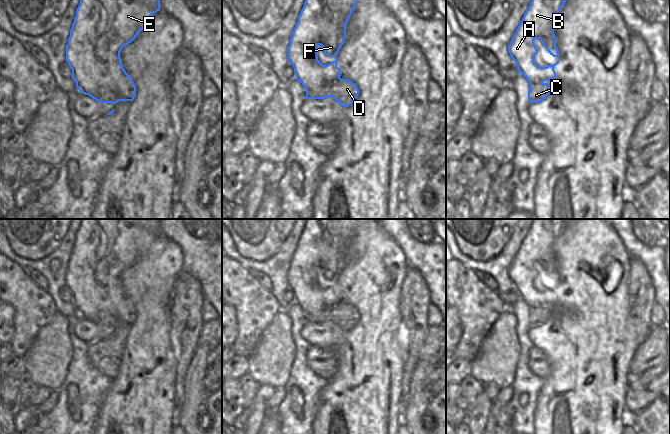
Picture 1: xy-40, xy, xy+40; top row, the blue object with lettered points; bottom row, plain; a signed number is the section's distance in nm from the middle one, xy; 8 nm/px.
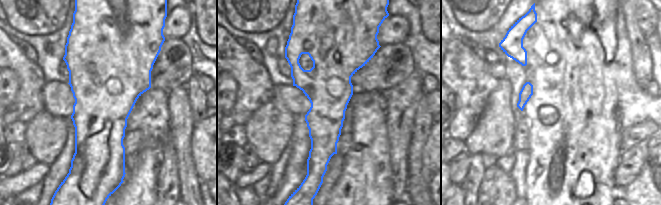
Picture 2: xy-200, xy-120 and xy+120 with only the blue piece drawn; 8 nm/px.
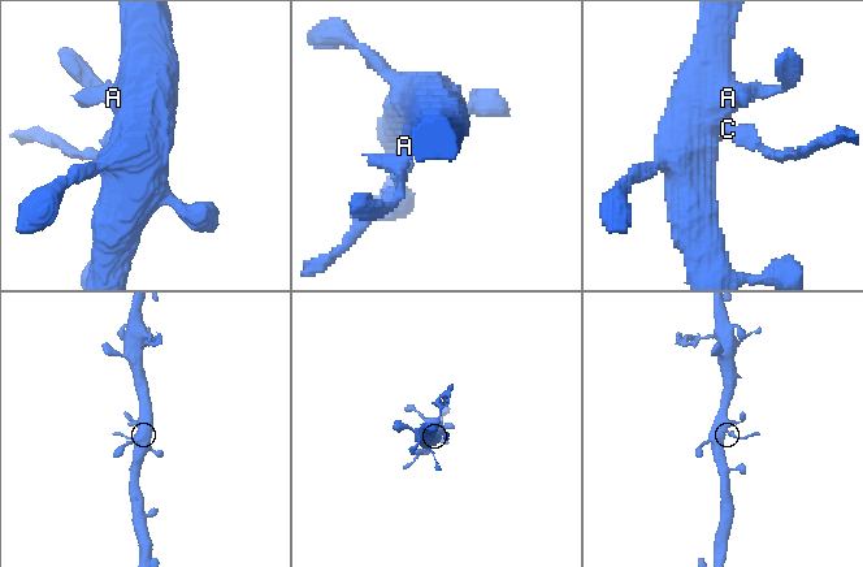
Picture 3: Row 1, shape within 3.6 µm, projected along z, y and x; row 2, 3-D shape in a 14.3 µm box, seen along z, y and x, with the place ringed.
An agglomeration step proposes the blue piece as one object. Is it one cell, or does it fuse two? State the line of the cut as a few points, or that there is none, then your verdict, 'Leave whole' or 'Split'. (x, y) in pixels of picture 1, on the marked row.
Split along xy (306, 91), (312, 91), (323, 85), (328, 85), (332, 96). Split

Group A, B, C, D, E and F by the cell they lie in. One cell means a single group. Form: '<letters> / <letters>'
A B D E F / C

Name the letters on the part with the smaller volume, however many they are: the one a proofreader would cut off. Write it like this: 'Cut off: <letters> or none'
Cut off: C

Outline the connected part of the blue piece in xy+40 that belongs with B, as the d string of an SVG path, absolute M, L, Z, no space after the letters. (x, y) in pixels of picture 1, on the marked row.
M531 0L530 6L526 10L508 46L508 52L518 66L518 73L521 73L528 80L530 85L551 81L556 78L554 68L559 61L553 65L548 65L547 67L539 67L534 62L534 56L538 53L534 40L539 39L548 53L553 57L560 57L556 46L556 36L554 34L554 18L562 9L565 2L566 0Z

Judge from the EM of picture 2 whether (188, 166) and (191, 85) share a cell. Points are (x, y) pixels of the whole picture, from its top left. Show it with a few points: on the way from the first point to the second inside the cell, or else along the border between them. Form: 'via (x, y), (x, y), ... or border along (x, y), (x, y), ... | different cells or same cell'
border along (184, 86), (187, 92), (193, 125) | different cells

